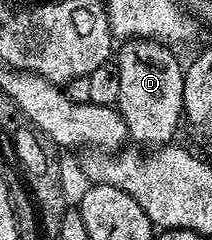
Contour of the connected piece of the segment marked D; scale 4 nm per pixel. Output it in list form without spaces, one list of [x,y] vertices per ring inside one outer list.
[[[131,37],[119,45],[122,46],[119,49],[117,46],[116,64],[120,77],[120,93],[116,108],[124,119],[129,140],[142,147],[171,144],[175,140],[174,132],[178,129],[178,120],[181,122],[184,117],[183,62],[178,62],[178,57],[174,54],[177,52],[171,46],[149,37]]]

